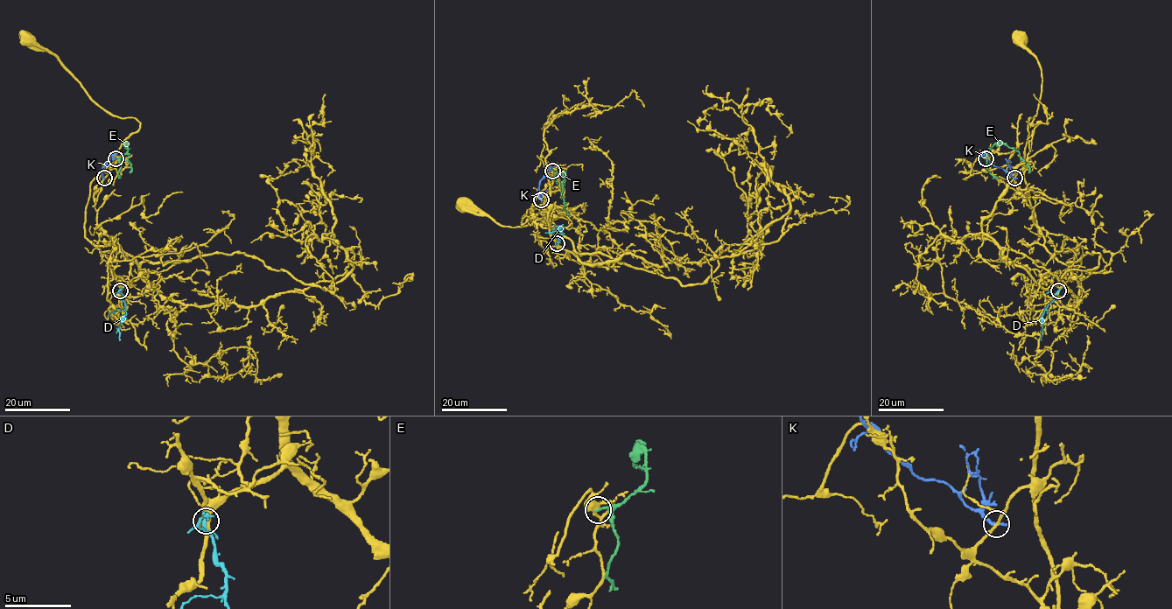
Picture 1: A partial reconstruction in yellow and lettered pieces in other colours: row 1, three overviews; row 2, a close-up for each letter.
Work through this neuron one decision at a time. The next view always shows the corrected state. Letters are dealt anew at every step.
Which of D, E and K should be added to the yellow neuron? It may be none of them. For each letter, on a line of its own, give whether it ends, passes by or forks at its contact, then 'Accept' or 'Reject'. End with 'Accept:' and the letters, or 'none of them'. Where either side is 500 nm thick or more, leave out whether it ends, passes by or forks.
D: It ends there. Reject
E: It ends there. Reject
K: It ends there. Reject
Accept: none of them

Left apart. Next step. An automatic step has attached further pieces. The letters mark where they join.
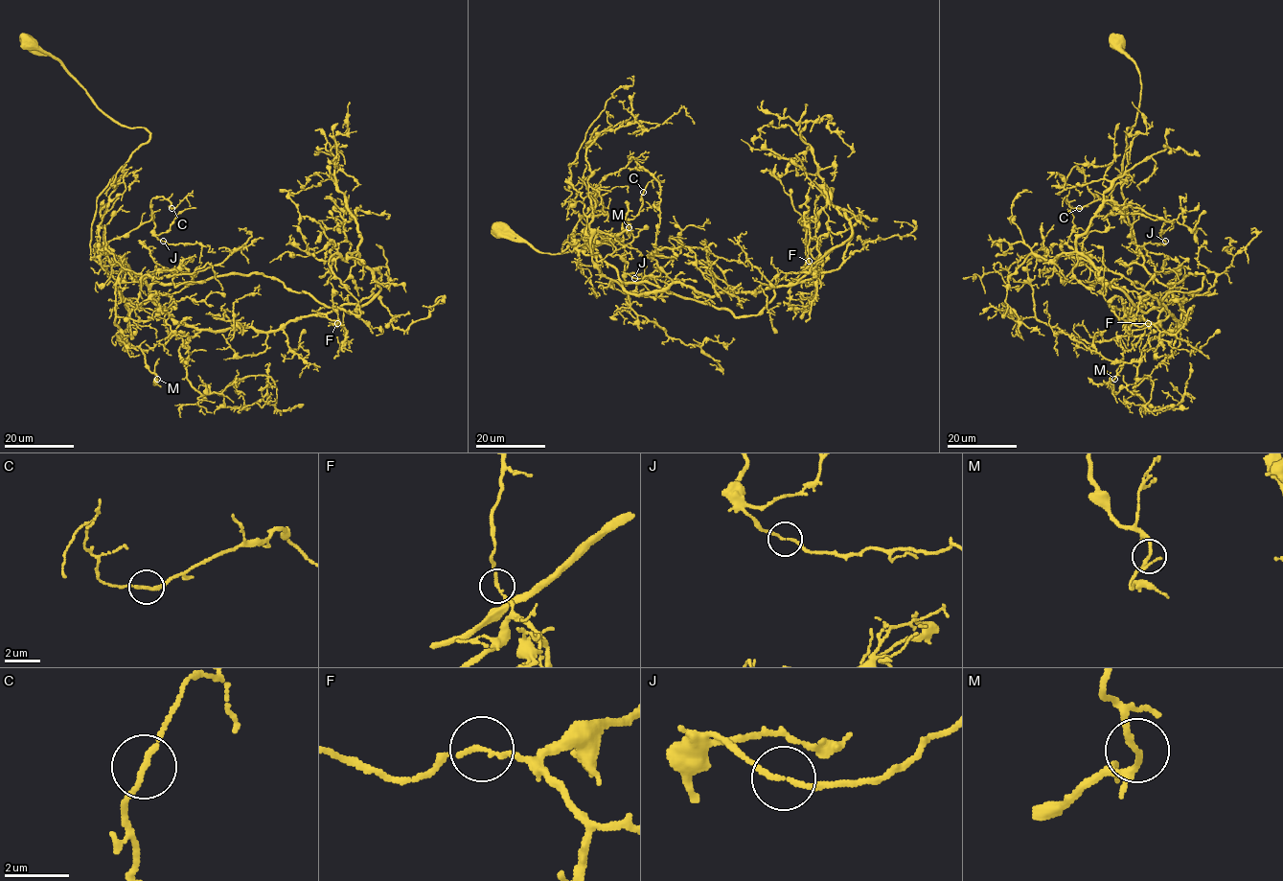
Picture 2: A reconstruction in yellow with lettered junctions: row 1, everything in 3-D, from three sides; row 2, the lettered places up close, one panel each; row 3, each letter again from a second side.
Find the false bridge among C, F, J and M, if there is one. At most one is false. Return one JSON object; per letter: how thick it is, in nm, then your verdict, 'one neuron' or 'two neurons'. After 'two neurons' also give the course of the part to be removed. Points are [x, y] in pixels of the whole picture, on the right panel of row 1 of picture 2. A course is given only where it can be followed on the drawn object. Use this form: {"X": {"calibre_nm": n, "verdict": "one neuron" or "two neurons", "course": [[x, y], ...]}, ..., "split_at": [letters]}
{"C": {"calibre_nm": 170, "verdict": "one neuron"}, "F": {"calibre_nm": 150, "verdict": "one neuron"}, "J": {"calibre_nm": 140, "verdict": "one neuron"}, "M": {"calibre_nm": 150, "verdict": "one neuron"}, "split_at": []}

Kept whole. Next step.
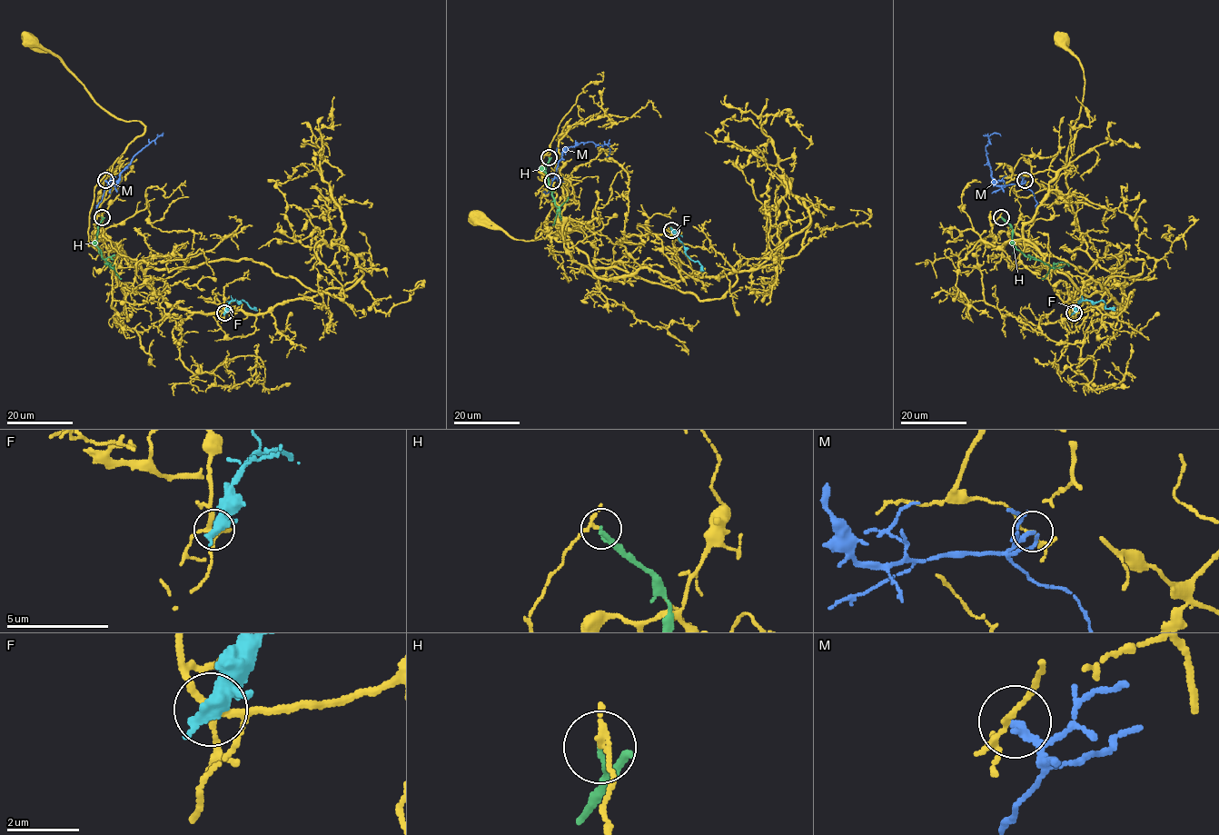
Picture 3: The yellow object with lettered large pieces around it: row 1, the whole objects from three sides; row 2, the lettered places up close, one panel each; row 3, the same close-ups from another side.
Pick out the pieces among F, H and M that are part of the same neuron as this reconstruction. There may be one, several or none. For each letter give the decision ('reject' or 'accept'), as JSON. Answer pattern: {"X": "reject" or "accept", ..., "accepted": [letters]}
{"F": "reject", "H": "reject", "M": "reject", "accepted": []}

